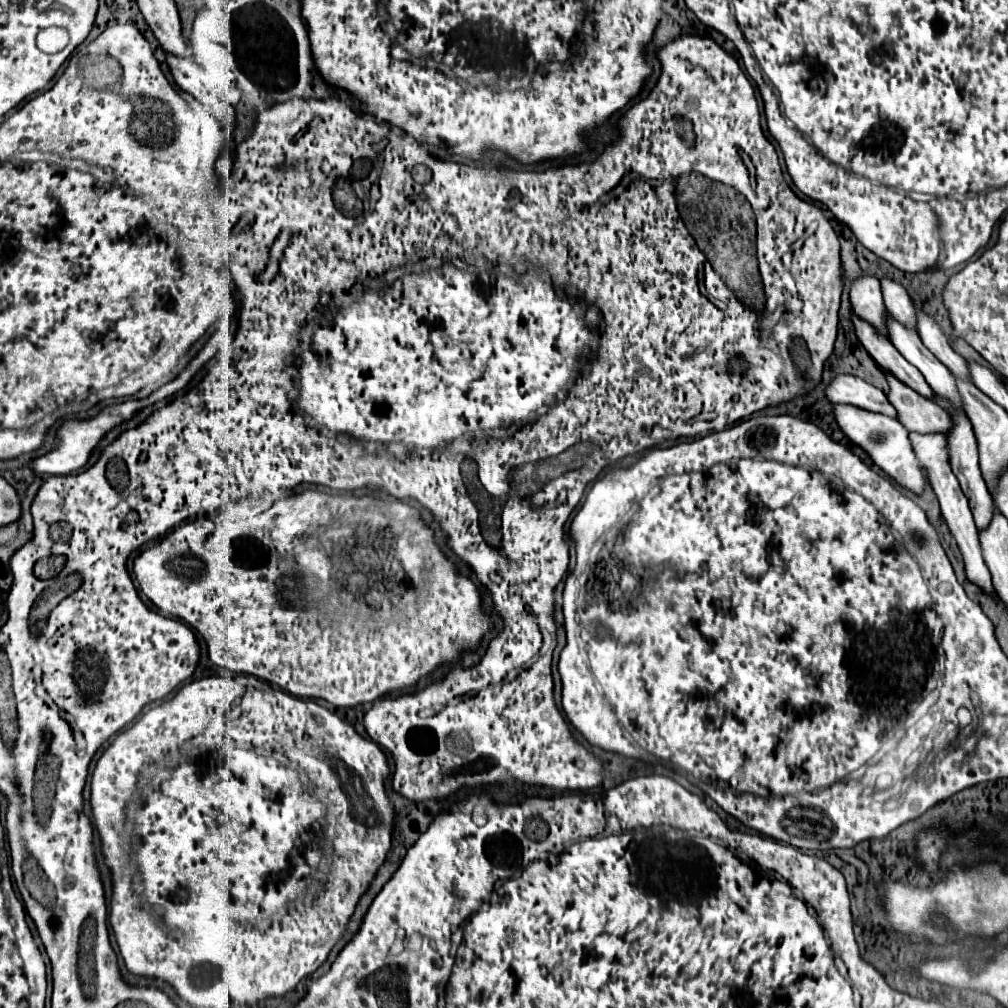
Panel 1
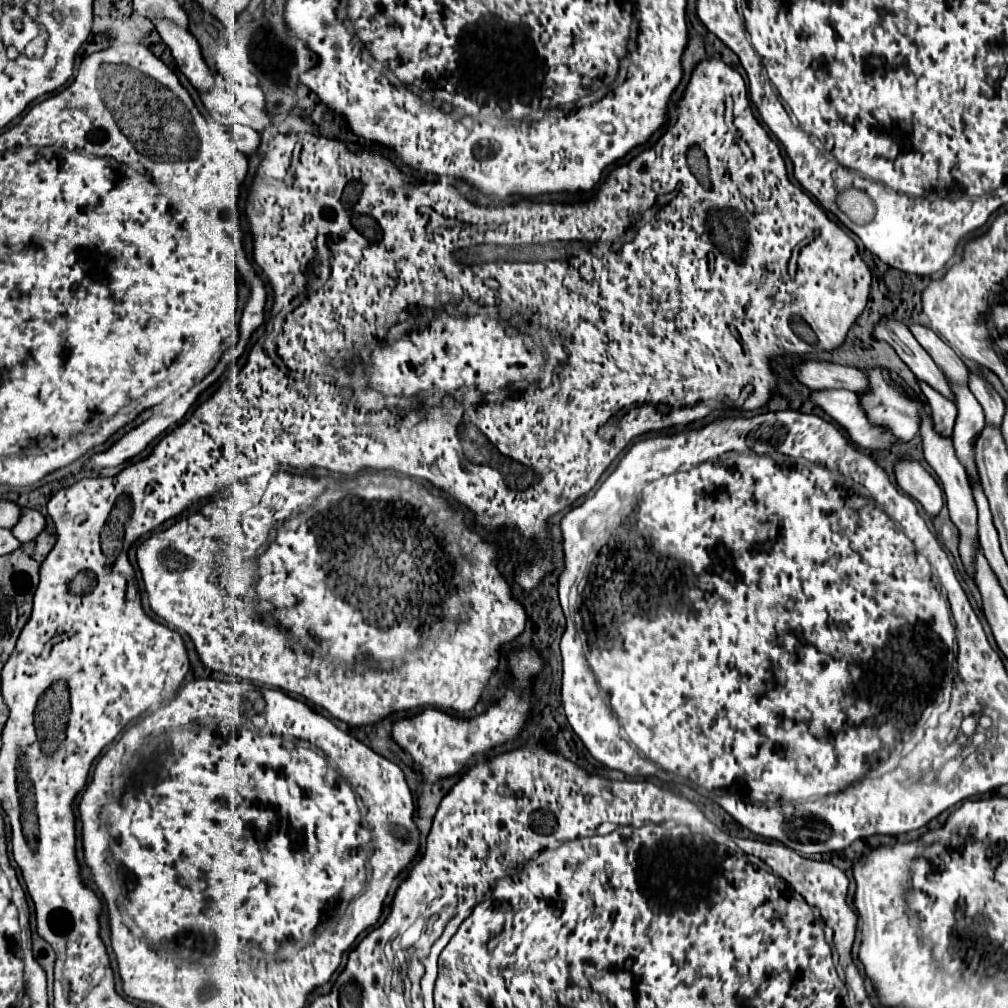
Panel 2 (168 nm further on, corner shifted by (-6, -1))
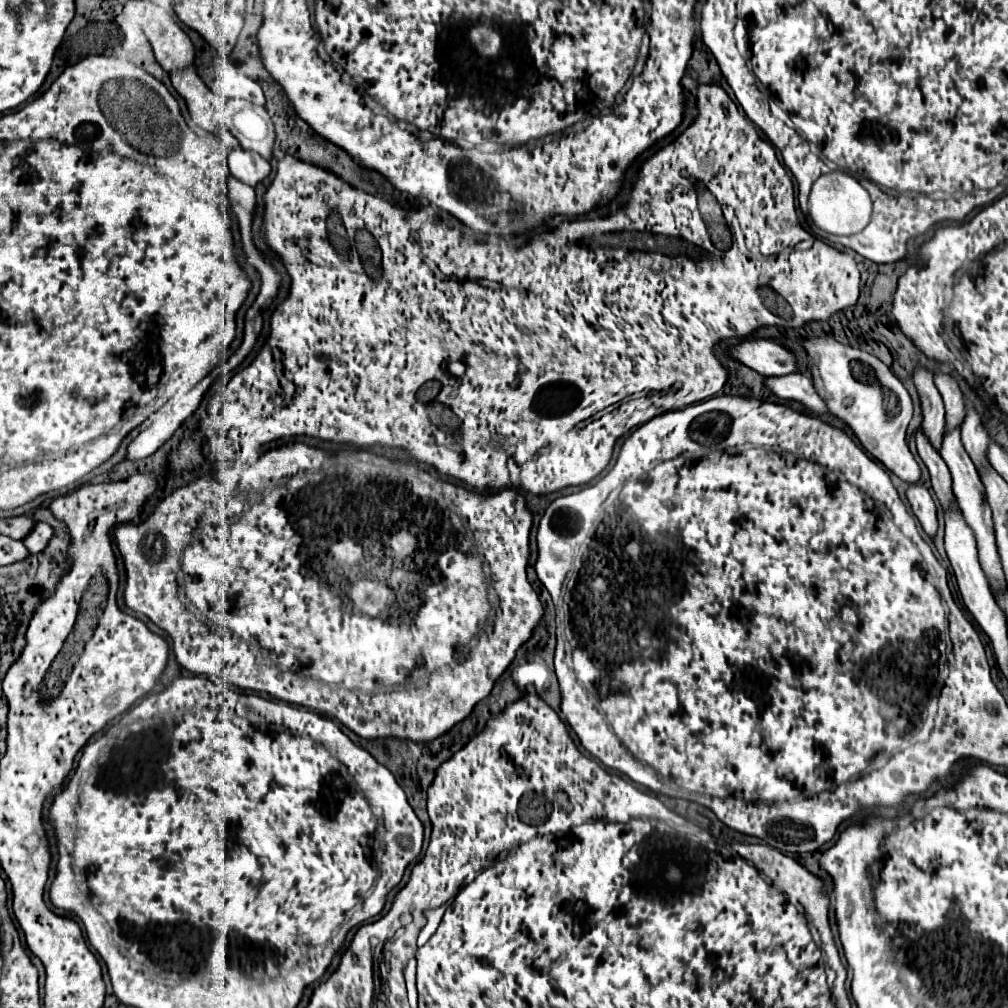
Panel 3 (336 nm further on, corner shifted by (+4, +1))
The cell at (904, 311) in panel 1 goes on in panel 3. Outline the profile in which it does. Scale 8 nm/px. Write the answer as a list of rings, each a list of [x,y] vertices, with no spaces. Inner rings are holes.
[[[936,372],[934,378],[942,398],[944,398],[944,406],[946,406],[946,430],[952,430],[956,426],[962,424],[964,420],[964,398],[962,398],[962,390],[958,386],[958,382],[954,380],[954,376],[944,374],[944,372]]]

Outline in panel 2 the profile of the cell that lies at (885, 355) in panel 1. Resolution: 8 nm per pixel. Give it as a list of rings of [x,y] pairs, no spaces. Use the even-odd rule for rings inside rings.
[[[920,384],[922,392],[926,394],[928,398],[928,404],[932,406],[932,424],[934,424],[934,430],[942,436],[950,436],[952,434],[952,426],[954,426],[954,420],[956,420],[956,406],[954,402],[942,398],[936,390]]]

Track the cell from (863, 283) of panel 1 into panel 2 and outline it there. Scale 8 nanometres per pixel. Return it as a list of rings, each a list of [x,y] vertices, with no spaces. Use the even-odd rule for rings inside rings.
[[[884,320],[874,328],[874,336],[878,340],[888,342],[896,354],[908,364],[908,368],[916,374],[916,378],[936,392],[940,392],[944,398],[954,402],[954,392],[944,376],[944,372],[936,366],[936,362],[930,358],[930,354],[918,344],[918,340],[912,336],[912,332],[896,320]]]

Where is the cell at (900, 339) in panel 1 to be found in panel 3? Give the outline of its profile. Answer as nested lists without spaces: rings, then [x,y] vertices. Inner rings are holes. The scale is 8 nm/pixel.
[[[954,428],[954,432],[946,432],[944,434],[944,440],[942,440],[942,446],[940,446],[940,456],[944,458],[946,466],[950,468],[950,474],[952,474],[952,490],[954,490],[954,496],[956,500],[960,500],[960,508],[962,508],[962,514],[968,522],[968,526],[974,530],[976,534],[976,542],[978,542],[978,558],[980,558],[980,564],[982,564],[982,570],[986,572],[988,576],[988,582],[992,588],[998,588],[998,586],[1006,586],[1006,580],[1004,580],[1004,572],[1002,572],[1002,564],[1000,564],[1000,558],[998,558],[998,552],[996,552],[996,542],[994,542],[994,528],[992,528],[992,512],[990,512],[990,506],[984,498],[984,486],[980,482],[980,476],[970,460],[970,456],[964,452],[964,446],[962,446],[962,440],[960,440],[960,428]]]

